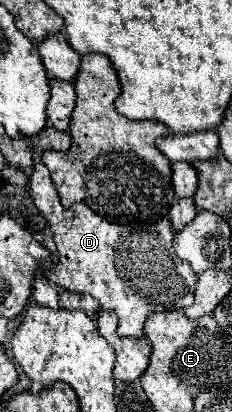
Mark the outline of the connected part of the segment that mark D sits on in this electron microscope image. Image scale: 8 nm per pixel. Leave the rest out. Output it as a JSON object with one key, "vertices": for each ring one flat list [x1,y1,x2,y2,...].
{"vertices":[[34,154,34,172,26,186,28,194,34,200,34,206,40,210,40,214,46,218,52,238,58,250,58,264,52,266,46,274,54,276,56,282,76,294,90,294,104,310,114,310,120,318,118,334,130,336,130,338,144,338,144,320,152,312,162,312,166,308,186,308,194,302,194,286,196,286,196,274,192,272,190,264,186,260,180,260,172,248,174,230,170,226,170,220,162,216,156,220,156,224,140,224,140,228,130,224,116,224,104,220,100,214,92,212,86,204,72,204,72,208,64,208,60,204,60,198,56,194,56,188,50,180,50,172,40,162,40,154]]}

